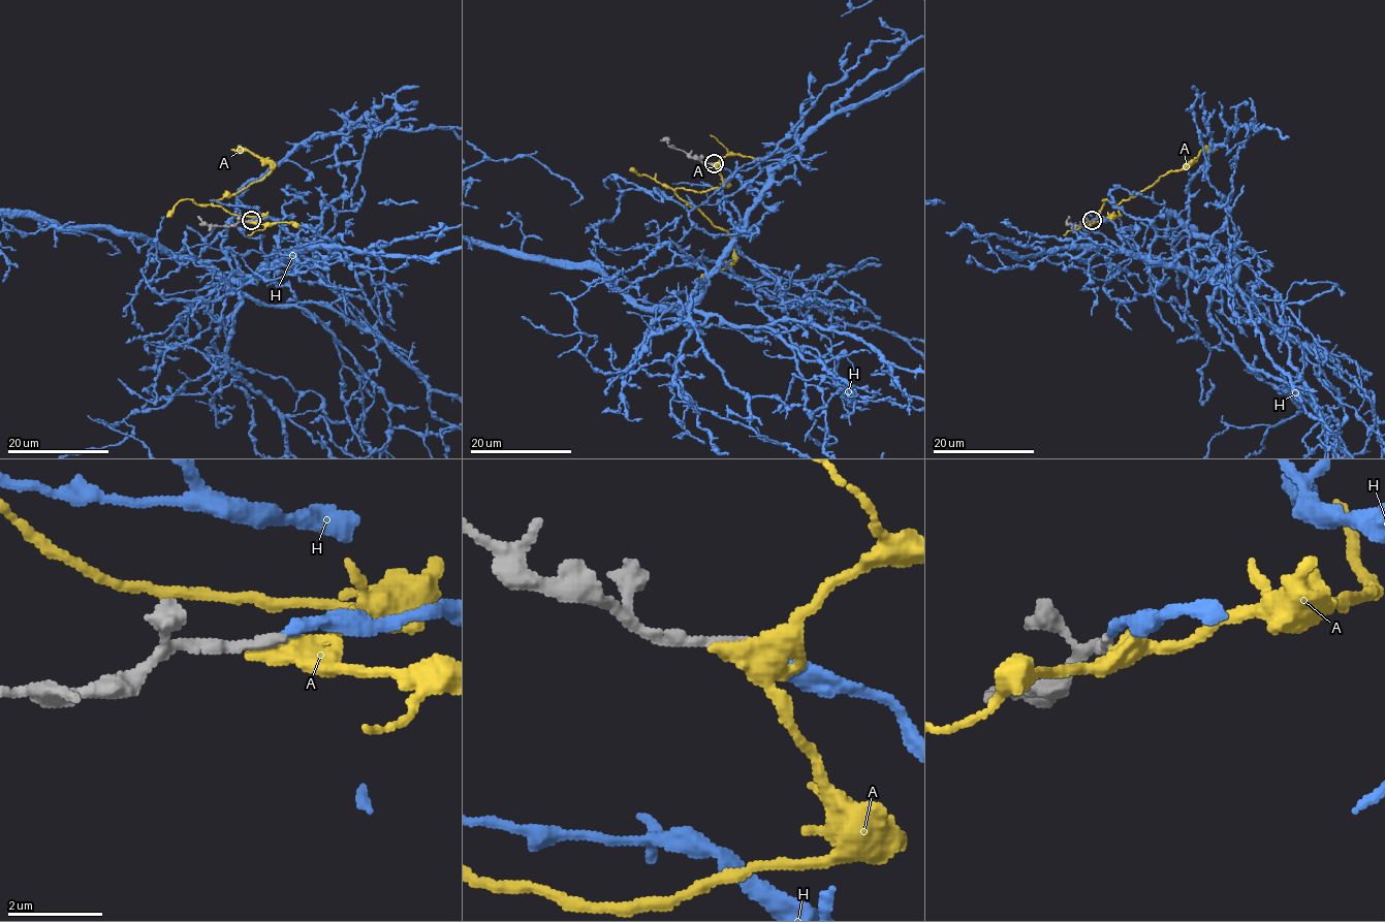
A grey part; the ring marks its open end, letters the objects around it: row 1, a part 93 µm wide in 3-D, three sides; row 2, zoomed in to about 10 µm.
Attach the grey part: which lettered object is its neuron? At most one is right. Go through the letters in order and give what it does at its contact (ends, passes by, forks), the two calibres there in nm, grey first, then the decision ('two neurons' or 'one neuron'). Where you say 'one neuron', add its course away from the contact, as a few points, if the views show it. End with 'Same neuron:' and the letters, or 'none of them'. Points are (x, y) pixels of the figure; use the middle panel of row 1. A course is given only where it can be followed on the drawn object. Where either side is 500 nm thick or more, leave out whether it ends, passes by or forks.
A: 240/500 nm | two neurons
H: it ends | 200/220 nm | one neuron
Same neuron: H

